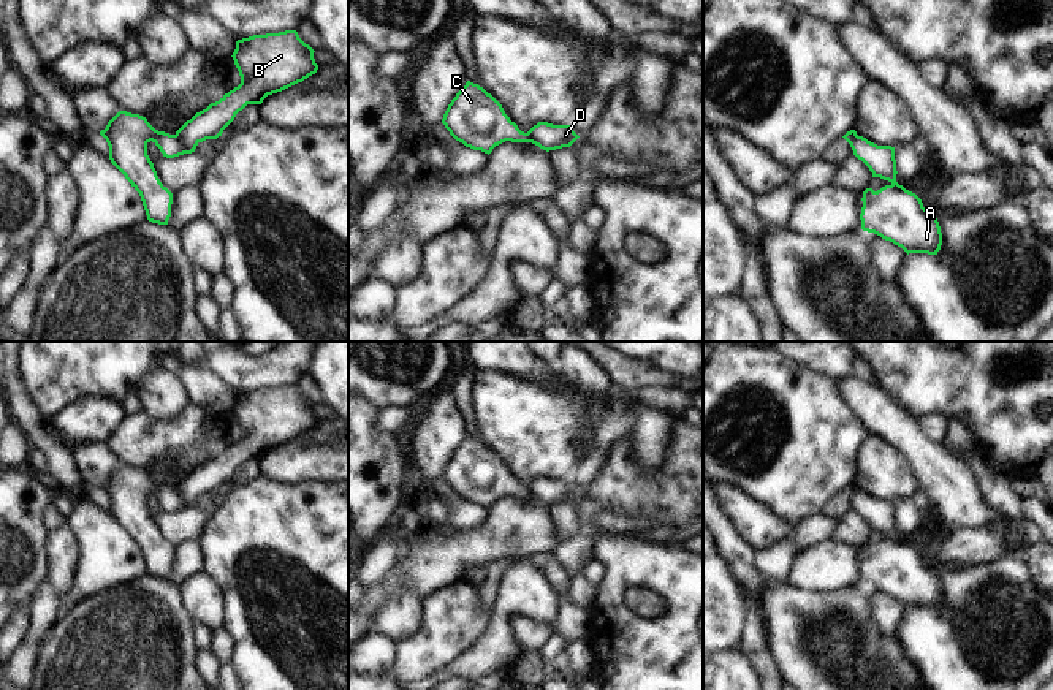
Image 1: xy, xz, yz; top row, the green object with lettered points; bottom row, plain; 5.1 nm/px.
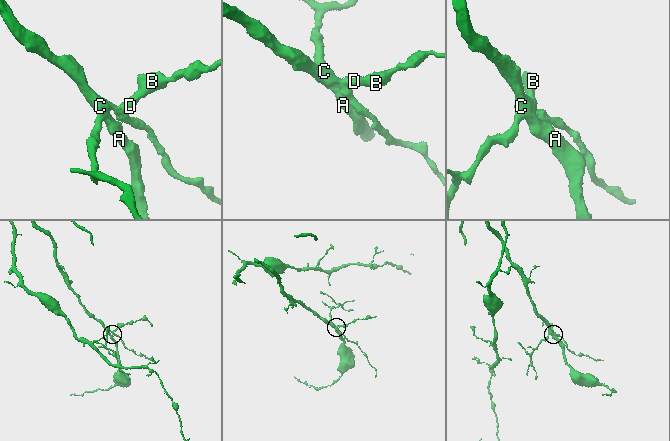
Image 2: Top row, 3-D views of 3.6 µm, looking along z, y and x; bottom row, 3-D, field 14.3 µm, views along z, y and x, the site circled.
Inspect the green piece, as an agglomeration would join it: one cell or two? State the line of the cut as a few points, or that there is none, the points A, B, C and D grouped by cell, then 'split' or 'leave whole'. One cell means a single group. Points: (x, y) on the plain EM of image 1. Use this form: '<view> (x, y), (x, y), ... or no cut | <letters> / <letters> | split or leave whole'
xy (174, 489), (184, 507) | A C / B D | split

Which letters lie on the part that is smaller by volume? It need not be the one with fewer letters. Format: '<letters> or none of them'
B, D

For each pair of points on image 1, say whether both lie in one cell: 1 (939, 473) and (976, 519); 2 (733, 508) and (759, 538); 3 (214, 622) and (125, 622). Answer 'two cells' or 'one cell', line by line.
1: one cell
2: one cell
3: two cells

